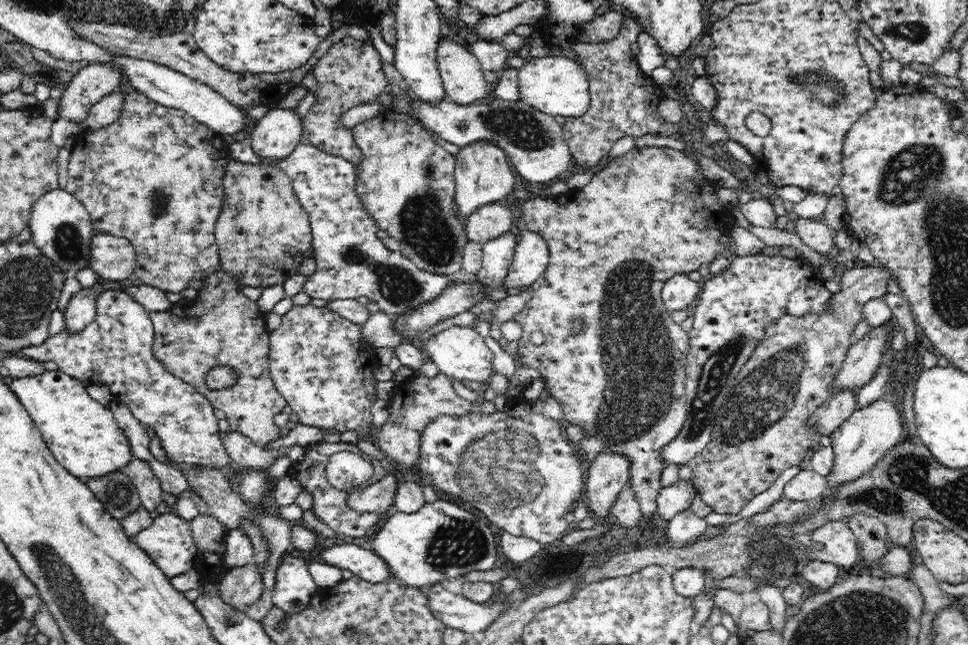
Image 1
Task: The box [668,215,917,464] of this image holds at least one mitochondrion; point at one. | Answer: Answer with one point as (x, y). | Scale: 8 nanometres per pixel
(766, 394)

